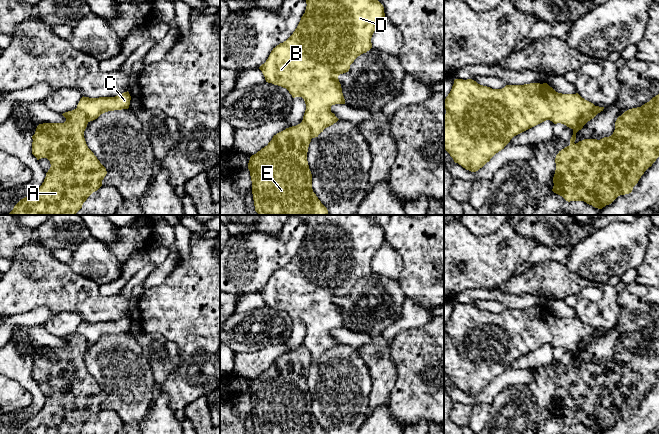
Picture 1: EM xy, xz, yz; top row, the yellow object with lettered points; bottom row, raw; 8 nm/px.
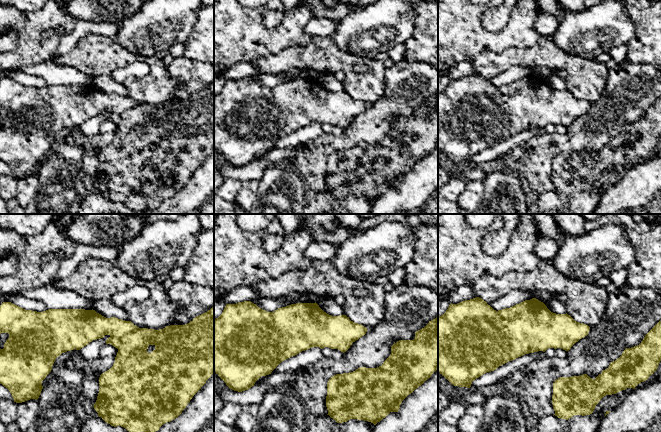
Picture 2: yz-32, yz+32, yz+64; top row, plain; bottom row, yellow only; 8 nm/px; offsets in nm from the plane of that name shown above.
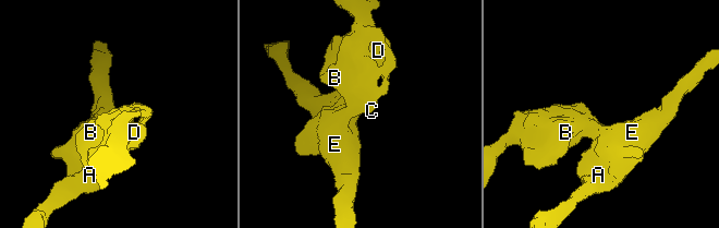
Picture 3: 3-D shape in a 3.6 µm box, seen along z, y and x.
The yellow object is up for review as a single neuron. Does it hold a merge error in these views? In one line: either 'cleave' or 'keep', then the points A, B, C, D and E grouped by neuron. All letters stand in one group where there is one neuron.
cleave | A E / B C D

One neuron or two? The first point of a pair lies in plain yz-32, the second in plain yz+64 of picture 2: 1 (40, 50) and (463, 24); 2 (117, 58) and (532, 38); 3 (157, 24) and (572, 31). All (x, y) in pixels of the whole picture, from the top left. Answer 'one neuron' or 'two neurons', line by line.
1: one neuron
2: two neurons
3: one neuron

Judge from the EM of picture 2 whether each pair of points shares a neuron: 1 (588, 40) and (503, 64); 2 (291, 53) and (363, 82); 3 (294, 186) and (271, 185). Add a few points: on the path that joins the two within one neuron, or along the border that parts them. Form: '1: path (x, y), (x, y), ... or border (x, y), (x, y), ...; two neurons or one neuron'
1: border (550, 37), (563, 51), (581, 57); two neurons
2: path (309, 61), (337, 61), (345, 69); one neuron
3: path (288, 186), (277, 185); one neuron

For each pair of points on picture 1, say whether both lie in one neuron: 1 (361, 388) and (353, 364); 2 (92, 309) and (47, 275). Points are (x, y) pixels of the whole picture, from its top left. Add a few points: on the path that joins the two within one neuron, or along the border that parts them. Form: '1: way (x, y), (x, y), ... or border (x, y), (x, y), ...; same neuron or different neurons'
1: way (355, 382), (353, 380), (353, 370); same neuron
2: way (81, 308), (57, 286); same neuron

